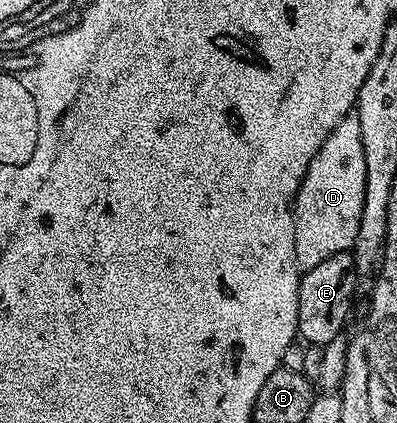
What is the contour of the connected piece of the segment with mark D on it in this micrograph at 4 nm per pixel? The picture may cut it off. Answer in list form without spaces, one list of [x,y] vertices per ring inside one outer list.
[[[348,115],[328,135],[305,171],[305,179],[295,196],[295,250],[297,259],[308,266],[321,263],[333,255],[354,250],[357,227],[361,225],[361,207],[365,207],[365,151],[361,147],[359,119]]]

